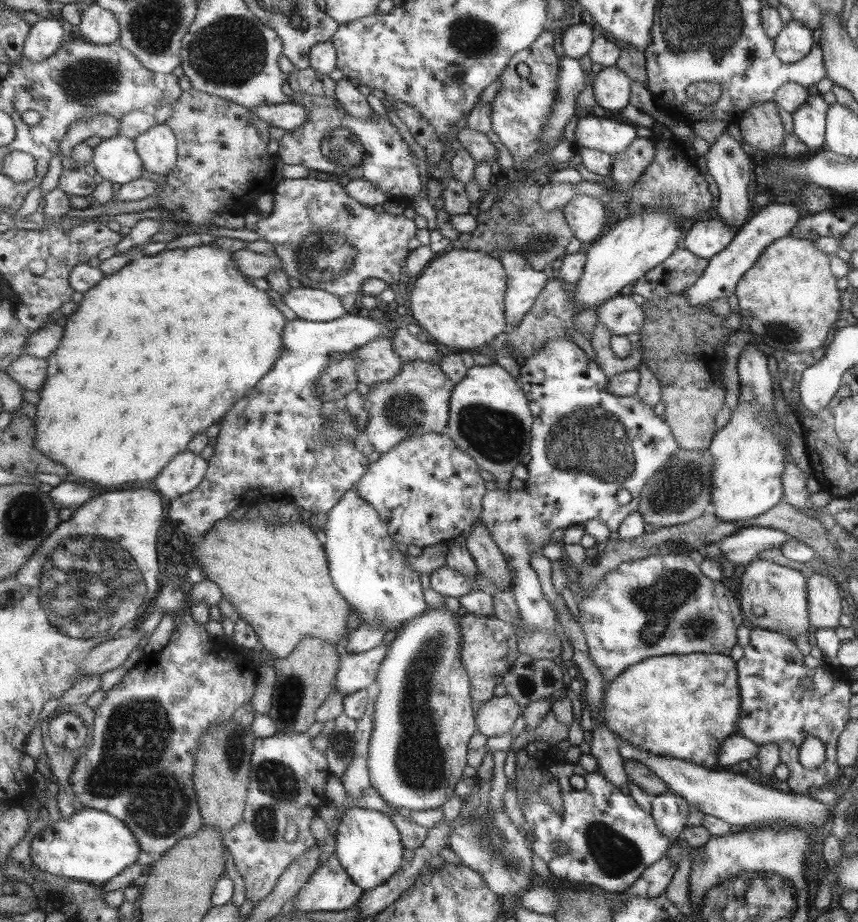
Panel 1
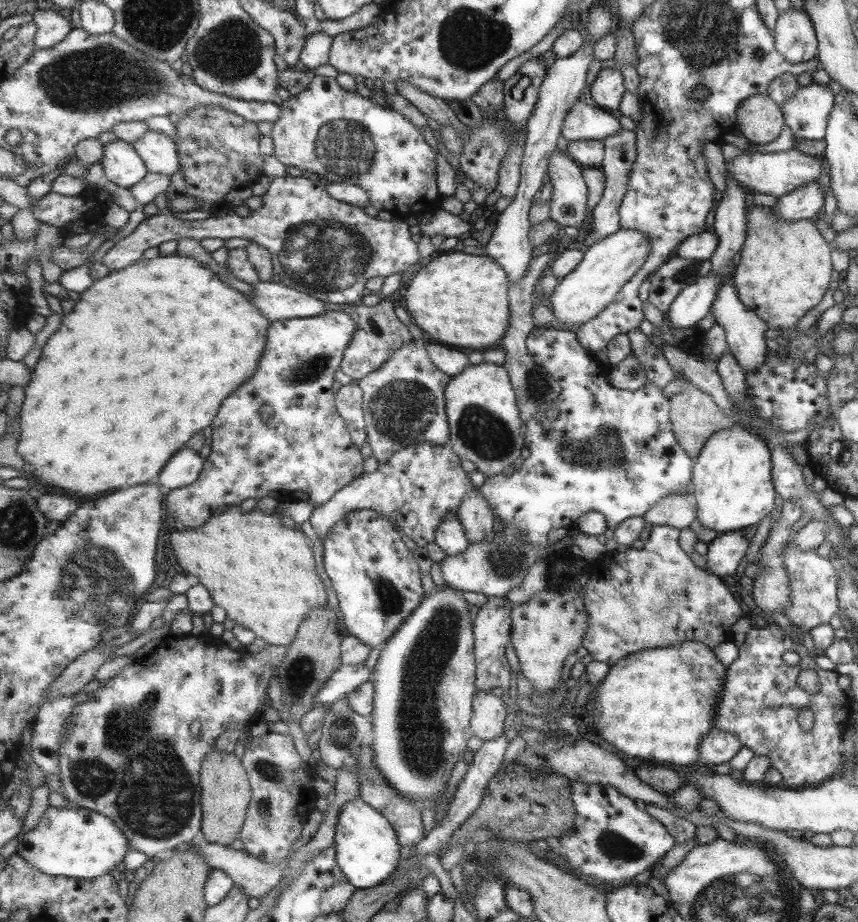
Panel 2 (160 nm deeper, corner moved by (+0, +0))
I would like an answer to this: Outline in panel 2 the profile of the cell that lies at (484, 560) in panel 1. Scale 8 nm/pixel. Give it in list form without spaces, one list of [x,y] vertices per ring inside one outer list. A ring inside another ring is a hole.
[[[475,487],[462,502],[458,517],[471,543],[495,540],[494,508],[480,487]]]

